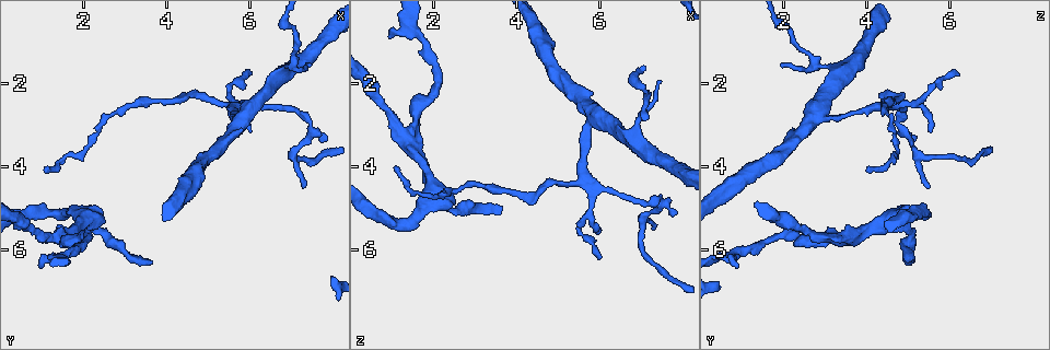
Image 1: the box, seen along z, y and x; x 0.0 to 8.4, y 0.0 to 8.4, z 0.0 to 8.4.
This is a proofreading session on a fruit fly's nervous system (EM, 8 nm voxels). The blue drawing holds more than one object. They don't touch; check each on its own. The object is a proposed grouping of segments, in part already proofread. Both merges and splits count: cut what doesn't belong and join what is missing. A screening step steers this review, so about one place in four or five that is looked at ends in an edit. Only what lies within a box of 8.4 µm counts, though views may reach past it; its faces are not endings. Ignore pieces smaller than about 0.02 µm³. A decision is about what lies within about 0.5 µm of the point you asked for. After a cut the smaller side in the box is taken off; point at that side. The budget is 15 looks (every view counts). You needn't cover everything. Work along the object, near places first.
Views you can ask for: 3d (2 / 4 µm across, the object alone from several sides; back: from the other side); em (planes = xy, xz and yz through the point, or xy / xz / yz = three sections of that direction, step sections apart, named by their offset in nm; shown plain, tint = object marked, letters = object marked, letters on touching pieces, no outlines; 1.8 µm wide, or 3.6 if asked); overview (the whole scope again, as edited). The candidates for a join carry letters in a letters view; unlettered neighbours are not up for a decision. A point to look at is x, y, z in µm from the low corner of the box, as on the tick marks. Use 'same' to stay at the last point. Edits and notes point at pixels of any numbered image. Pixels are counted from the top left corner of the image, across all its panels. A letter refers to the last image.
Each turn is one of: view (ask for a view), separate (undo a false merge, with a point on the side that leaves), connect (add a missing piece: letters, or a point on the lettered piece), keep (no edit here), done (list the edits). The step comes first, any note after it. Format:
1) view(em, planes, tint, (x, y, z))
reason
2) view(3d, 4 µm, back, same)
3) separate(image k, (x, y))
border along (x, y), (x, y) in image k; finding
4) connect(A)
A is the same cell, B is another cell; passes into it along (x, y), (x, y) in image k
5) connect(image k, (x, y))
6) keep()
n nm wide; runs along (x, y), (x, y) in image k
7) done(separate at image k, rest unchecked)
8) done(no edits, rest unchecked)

view(em, planes, letters, (1.45, 5.65, 3.15))
a fork

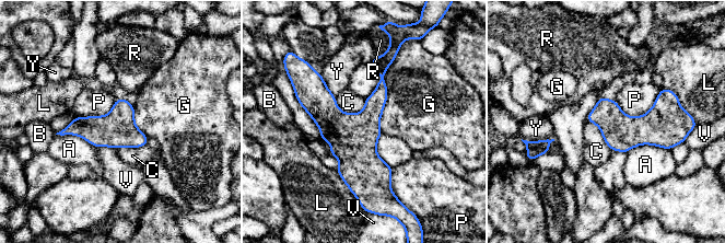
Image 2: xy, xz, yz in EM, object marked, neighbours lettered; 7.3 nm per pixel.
keep()
G touches over 600 nm; A, B, C, G, L, P, R, V and Y are other cells; border along (335, 96), (343, 112), (365, 105) in image 2; one neuron here

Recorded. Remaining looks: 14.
view(em, planes, tint, (1.00, 6.40, 0.90))
branch stops here

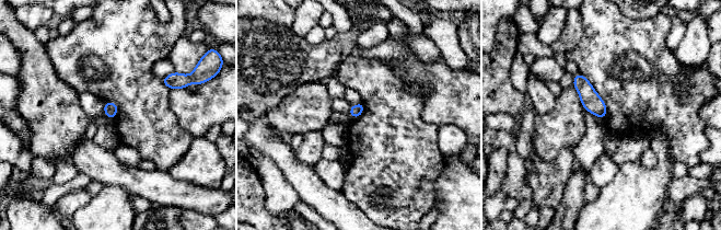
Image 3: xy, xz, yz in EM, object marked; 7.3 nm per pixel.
view(em, planes, letters, same)
what lies round it

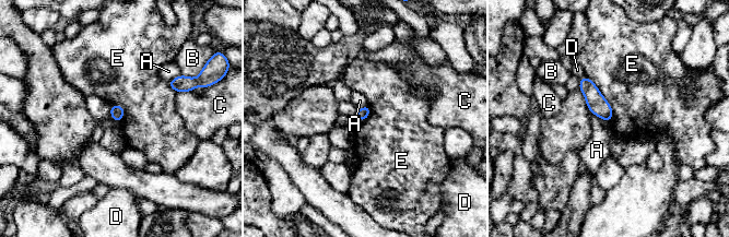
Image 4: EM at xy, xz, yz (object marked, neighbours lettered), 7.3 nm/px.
keep()
E touches over 400 nm; A, B, C, D and E are other cells; border along (585, 74), (610, 105), (610, 121) in image 4; no lettered piece goes on from it

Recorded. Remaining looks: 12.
view(em, xz, step 16, letters, (1.05, 4.15, 4.05))
branch stops here

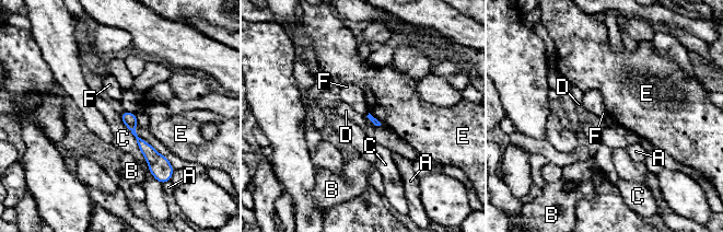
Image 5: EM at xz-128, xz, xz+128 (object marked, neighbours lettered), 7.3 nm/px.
keep()
A, B, C, D, E and F are other cells; border along (381, 124), (375, 126) in image 5; no lettered piece goes on from it

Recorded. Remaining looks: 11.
view(em, planes, letters, (3.65, 6.35, 5.10))
thin end

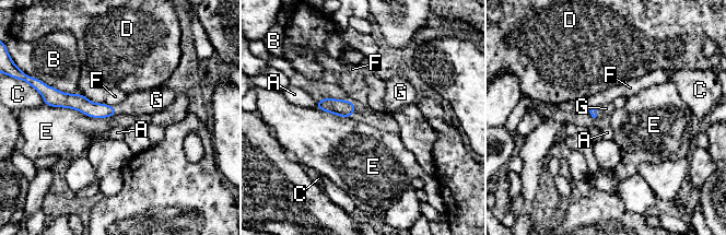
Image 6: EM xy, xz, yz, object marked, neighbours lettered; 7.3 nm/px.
connect(G)
G is the same cell, A, B, C, D, E and F are other cells; passes into it along (82, 104), (115, 110), (139, 103) in image 6; the neuron continues

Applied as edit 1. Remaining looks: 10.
view(overview)

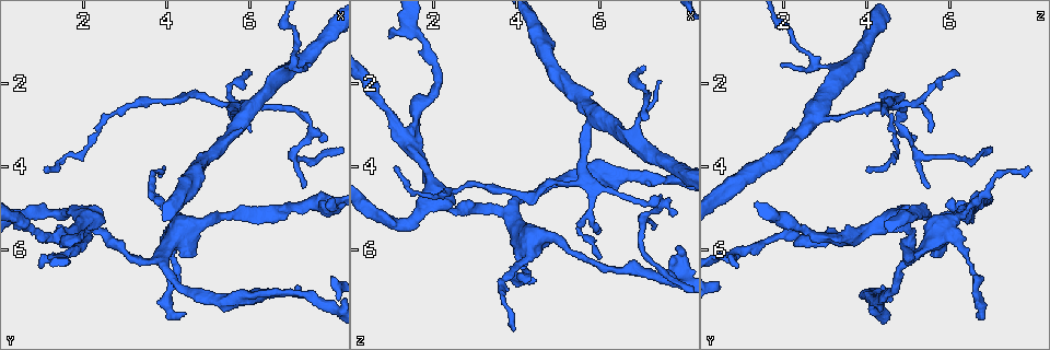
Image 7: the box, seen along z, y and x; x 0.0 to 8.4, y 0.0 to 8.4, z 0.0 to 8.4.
view(em, planes, letters, (4.50, 7.55, 6.65))
free end

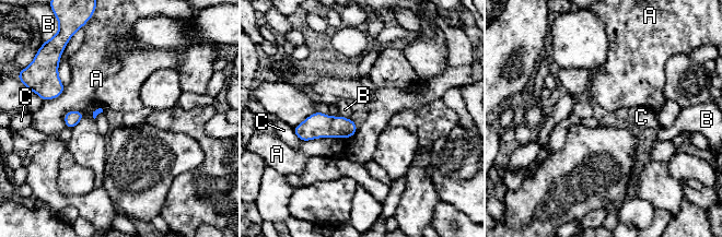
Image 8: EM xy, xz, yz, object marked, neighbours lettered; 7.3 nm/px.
keep()
A touches over 320 nm; A, B and C are other cells; border along (346, 137), (317, 137), (302, 141) in image 8; none of them fits

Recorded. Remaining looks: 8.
view(em, planes, letters, (5.95, 3.15, 5.55))
tapers out

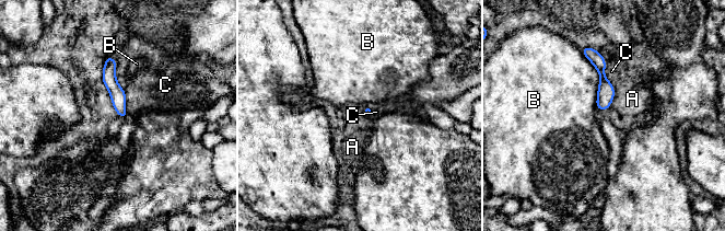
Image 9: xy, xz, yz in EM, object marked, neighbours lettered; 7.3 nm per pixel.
keep()
A, B and C are other cells; border along (614, 85), (614, 99), (610, 105) in image 9; no lettered piece goes on from it

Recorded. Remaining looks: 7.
done(connect at image 6, rest unchecked)

